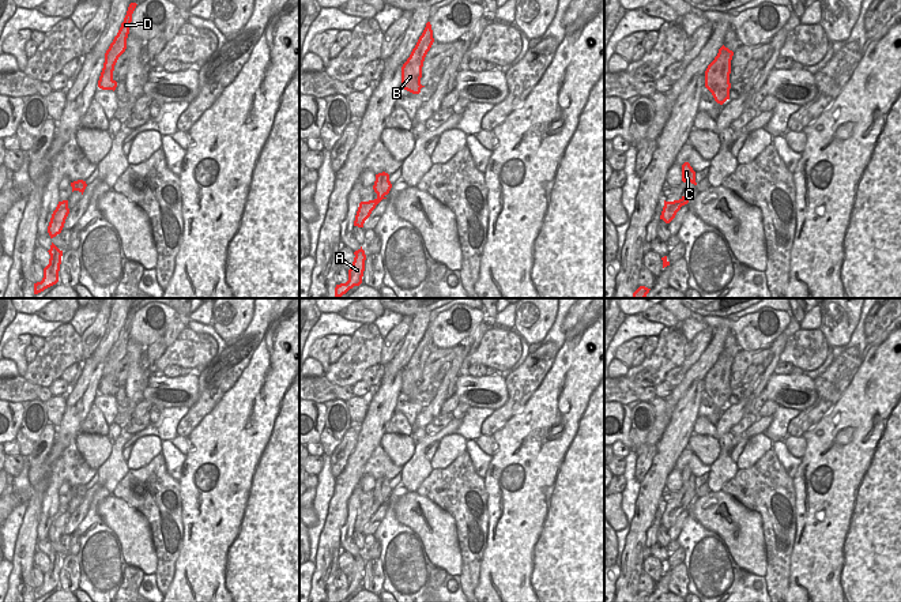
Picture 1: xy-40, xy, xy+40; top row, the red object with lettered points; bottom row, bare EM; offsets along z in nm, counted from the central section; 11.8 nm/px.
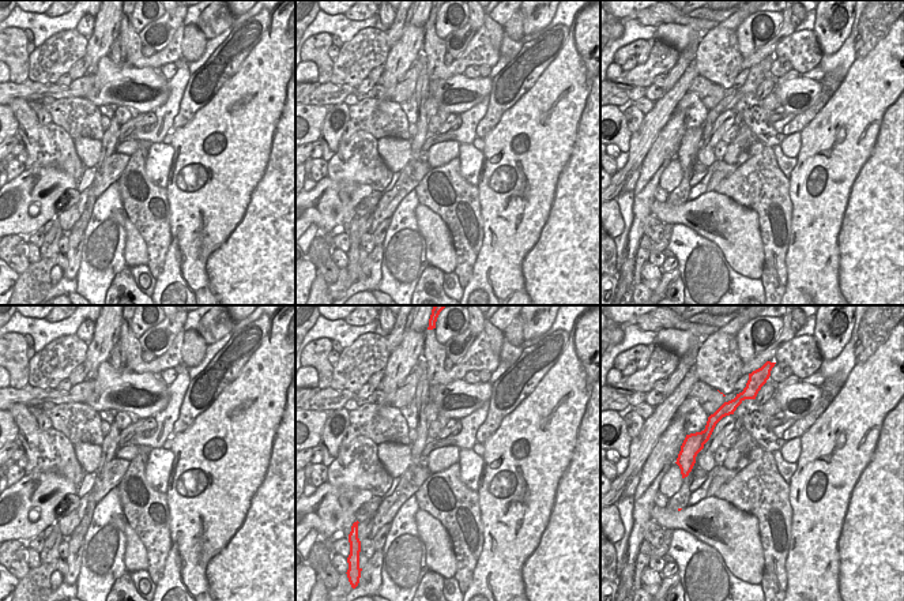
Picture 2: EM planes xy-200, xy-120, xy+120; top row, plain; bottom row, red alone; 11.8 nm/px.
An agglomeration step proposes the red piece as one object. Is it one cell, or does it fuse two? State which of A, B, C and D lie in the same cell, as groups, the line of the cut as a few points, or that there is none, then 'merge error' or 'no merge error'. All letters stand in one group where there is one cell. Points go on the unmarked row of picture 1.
A C / B D; cut in xy+40 along (705, 388), (728, 394); merge error

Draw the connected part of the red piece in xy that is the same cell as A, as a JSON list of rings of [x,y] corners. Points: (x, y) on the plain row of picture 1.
[[[362,552],[354,557],[355,563],[351,573],[348,575],[348,586],[346,588],[336,590],[335,602],[342,602],[354,591],[359,591],[362,588],[362,582],[365,576],[365,565],[366,560]]]

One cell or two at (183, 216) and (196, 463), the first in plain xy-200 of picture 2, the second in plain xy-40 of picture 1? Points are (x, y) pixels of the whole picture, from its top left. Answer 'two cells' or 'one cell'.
one cell

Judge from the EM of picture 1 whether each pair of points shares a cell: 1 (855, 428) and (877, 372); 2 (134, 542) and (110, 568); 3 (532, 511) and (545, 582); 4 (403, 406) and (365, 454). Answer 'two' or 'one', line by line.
1: one
2: two
3: one
4: two

